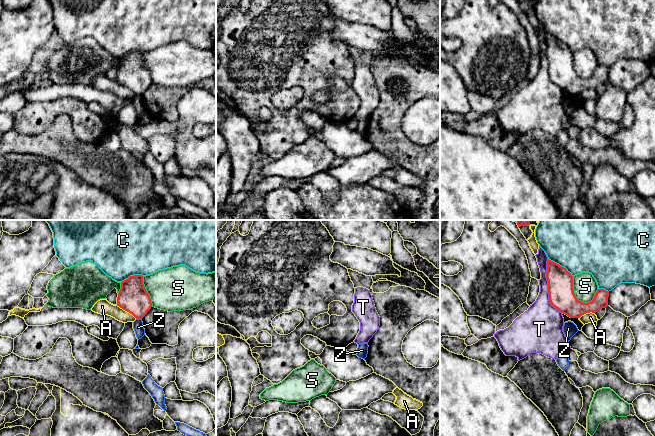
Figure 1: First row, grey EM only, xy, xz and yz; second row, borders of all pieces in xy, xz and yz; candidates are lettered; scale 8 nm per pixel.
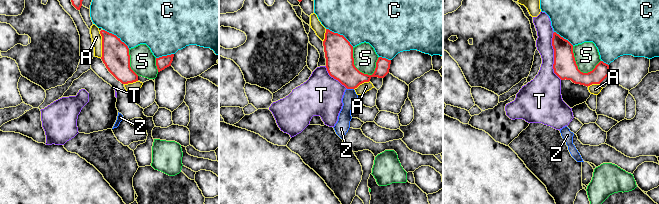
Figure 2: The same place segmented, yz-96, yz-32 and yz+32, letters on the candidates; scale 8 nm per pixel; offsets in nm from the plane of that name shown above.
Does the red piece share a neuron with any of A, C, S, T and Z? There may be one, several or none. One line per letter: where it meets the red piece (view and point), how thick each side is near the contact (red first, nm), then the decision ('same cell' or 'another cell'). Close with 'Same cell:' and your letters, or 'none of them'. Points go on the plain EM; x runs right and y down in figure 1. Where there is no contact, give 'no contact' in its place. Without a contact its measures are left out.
A: contact xy (126, 86); calibres 240 and 120 nm; another cell
C: contact yz (561, 42); calibres 200 and 380 nm; another cell
S: contact yz (574, 70); calibres 200 and 190 nm; another cell
T: contact yz (548, 63); calibres 200 and 260 nm; another cell
Z: contact xy (139, 94); calibres 240 and 90 nm; another cell
Same cell: none of them

